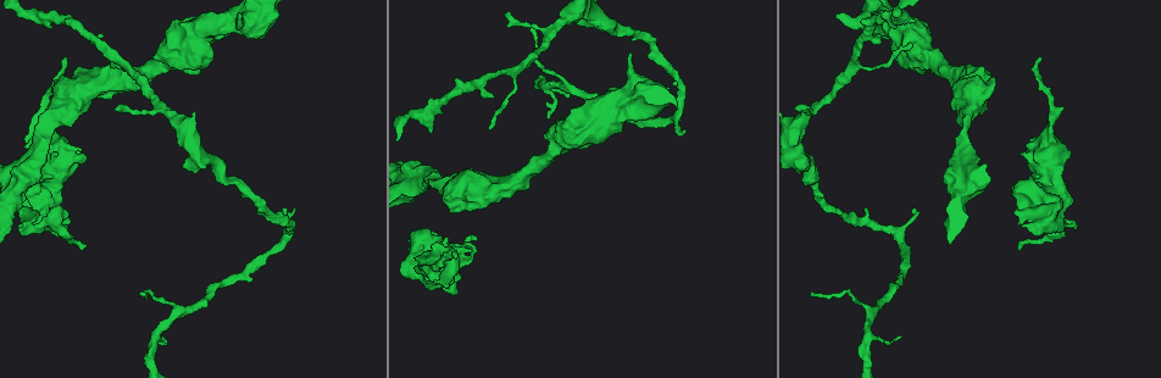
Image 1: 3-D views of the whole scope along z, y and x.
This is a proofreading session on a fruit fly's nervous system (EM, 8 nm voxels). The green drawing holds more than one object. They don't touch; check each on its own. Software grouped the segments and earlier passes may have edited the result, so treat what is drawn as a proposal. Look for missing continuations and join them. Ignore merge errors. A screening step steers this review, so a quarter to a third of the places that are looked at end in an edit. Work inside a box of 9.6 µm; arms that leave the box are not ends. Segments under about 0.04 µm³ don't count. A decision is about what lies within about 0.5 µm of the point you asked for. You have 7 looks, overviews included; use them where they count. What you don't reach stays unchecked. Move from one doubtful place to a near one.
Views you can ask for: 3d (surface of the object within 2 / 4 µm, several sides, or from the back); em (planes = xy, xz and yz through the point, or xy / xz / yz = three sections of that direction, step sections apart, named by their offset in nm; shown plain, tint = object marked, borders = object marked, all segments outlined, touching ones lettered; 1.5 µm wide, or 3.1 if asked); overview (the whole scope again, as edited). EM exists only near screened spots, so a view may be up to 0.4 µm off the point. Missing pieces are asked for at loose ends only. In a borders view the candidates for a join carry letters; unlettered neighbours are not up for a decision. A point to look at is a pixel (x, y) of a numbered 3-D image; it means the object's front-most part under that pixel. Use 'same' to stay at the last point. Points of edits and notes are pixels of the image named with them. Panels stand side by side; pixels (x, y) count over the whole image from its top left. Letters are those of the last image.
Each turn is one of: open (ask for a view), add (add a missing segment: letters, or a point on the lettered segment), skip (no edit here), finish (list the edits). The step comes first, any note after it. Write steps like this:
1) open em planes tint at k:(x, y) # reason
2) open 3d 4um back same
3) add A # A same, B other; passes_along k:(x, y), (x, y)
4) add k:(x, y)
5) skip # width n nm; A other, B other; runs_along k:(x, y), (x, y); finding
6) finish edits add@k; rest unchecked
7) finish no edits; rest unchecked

open em xy step 4 borders at 1:(66, 58) # free end

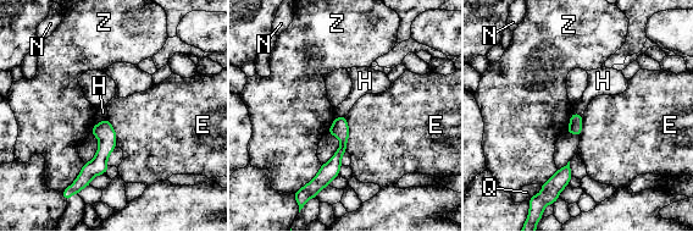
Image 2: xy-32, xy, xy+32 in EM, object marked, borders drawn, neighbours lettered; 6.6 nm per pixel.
skip # width 90 nm; E other, H other, N other, Q other, Z other; border 2:(344, 115), (336, 119); none of them fits

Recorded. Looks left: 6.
open 3d 4um at 1:(620, 130)

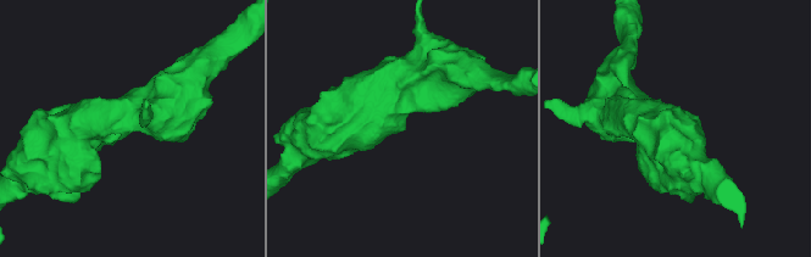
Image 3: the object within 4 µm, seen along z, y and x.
open em planes borders at 3:(404, 125)

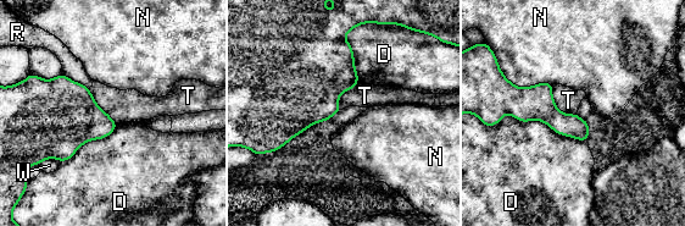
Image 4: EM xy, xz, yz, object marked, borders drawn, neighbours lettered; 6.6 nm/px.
skip # D other, N other, R other, T other, W other; border 4:(494, 125), (510, 114), (586, 142); none of them fits

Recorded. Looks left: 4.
open em xy step 4 borders at 1:(101, 34) # an open end

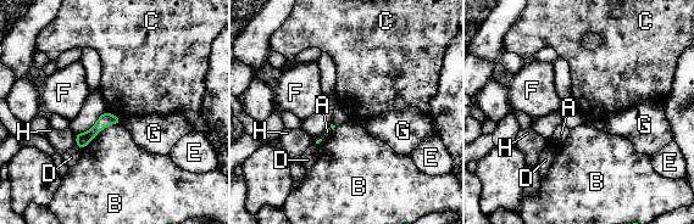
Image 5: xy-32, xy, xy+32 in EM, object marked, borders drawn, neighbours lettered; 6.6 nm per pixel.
open em planes borders same

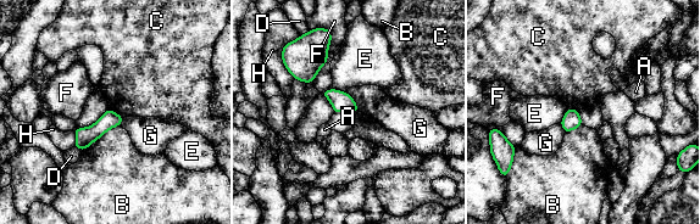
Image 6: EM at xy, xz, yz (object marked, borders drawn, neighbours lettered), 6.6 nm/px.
skip # width 120 nm; A other, B other, C other, D other, E other, F other, G other, H other; border 6:(109, 107), (123, 117); no lettered segment goes on from it

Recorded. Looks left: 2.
finish no edits; rest unchecked

